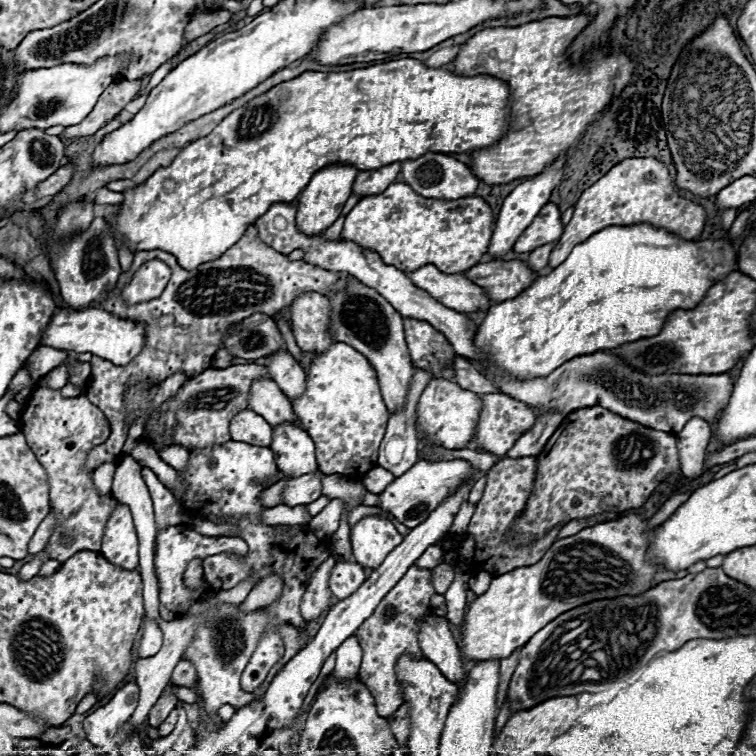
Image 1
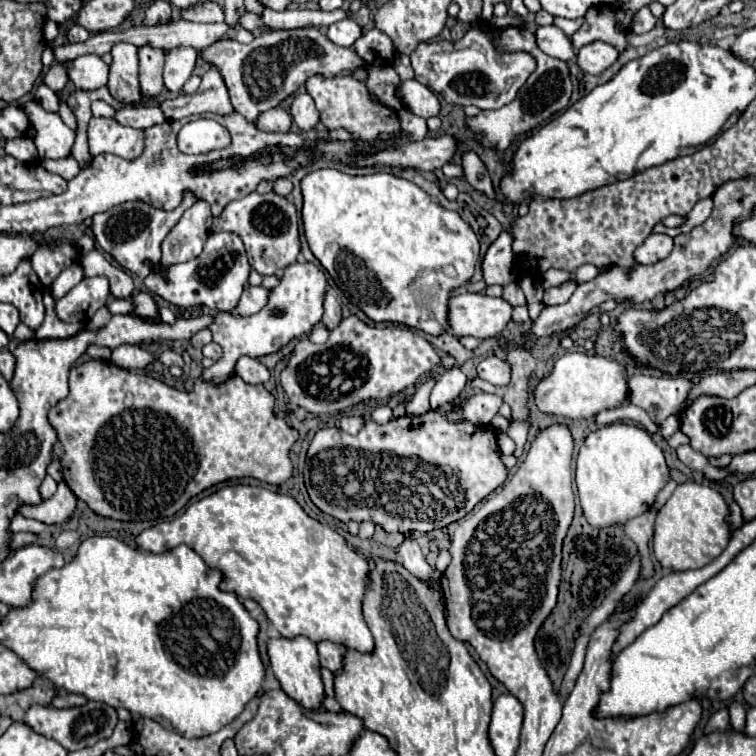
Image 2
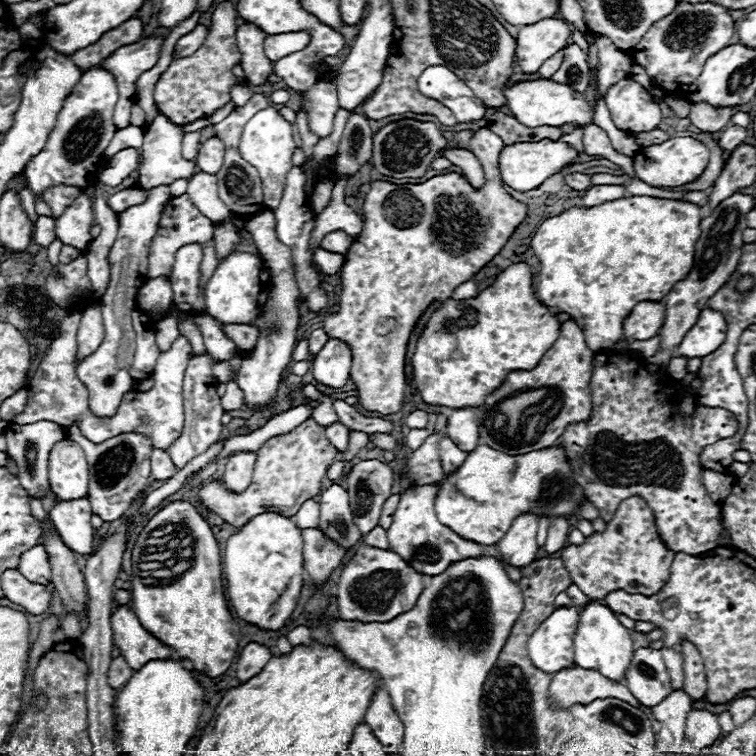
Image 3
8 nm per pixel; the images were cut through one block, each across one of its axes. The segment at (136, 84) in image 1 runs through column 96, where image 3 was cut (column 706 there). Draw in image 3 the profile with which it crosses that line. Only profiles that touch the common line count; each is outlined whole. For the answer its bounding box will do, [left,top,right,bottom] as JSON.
[688,102,734,132]

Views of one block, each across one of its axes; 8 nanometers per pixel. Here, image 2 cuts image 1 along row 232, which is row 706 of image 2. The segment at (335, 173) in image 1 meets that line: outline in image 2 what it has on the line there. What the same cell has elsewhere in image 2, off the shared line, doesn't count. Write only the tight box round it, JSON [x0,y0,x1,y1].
[266,636,324,708]

